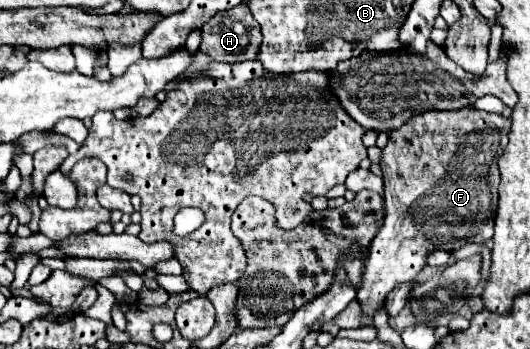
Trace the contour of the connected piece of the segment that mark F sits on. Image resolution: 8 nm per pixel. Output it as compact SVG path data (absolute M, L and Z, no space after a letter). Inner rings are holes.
M462 108L462 110L450 110L450 112L438 112L438 110L430 110L426 114L418 114L414 118L410 118L410 122L406 122L406 126L400 126L398 130L390 132L388 144L382 152L382 172L384 172L384 224L380 226L376 238L370 244L370 252L366 258L366 268L364 268L364 282L362 288L358 290L358 302L362 306L362 320L368 322L374 318L374 314L382 308L386 296L400 284L404 282L414 282L414 278L418 276L418 272L424 268L426 264L426 256L432 250L444 248L448 252L464 246L464 244L486 244L488 240L492 240L492 232L494 232L494 216L496 216L496 202L498 202L498 182L500 182L500 172L498 172L498 158L504 152L504 146L508 142L508 130L510 130L510 120L502 114L490 114L484 110L476 110L476 108ZM460 146L466 146L466 152L458 152ZM422 198L438 198L438 208L416 208L416 204Z

